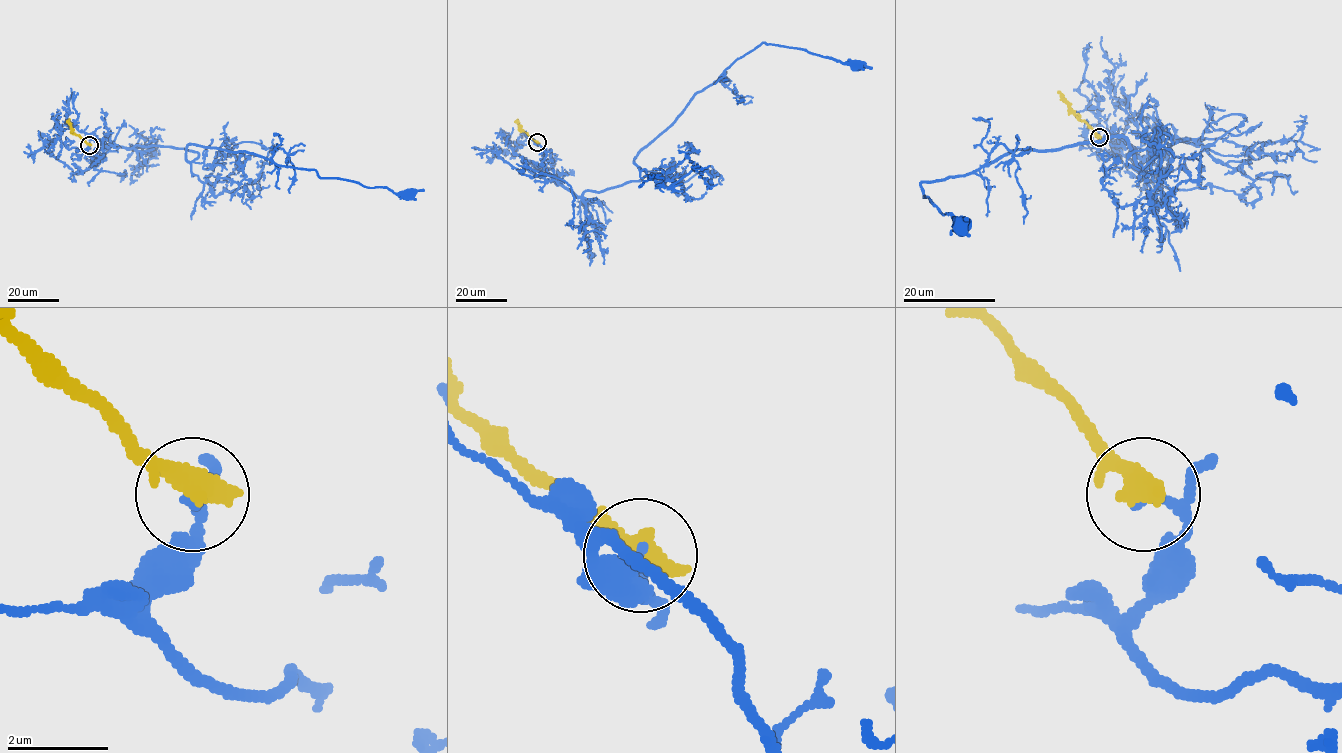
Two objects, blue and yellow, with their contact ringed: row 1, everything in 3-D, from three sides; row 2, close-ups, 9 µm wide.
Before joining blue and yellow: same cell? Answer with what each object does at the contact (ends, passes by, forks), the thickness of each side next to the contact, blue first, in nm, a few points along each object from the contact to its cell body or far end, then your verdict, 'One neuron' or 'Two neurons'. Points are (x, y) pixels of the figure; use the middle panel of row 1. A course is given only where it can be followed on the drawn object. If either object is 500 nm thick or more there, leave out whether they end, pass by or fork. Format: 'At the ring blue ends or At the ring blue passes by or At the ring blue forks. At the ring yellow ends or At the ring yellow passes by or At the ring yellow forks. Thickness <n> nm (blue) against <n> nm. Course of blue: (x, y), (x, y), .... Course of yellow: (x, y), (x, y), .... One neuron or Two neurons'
Thickness 150 nm (blue) against 600 nm. Course of blue: (537, 142), (544, 169), (578, 196), (605, 190), (646, 176), (637, 154), (762, 43), (854, 65). Course of yellow: (537, 142), (521, 129), (518, 119). Two neurons

